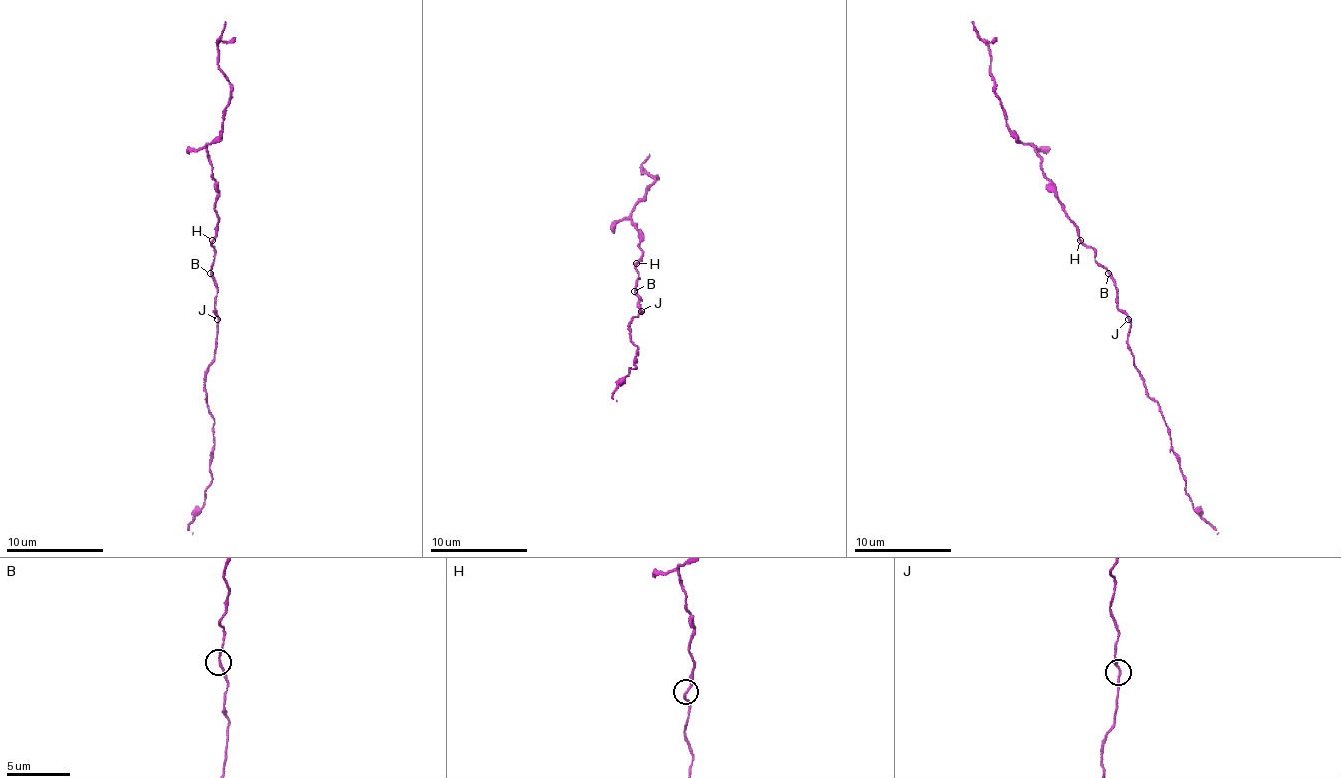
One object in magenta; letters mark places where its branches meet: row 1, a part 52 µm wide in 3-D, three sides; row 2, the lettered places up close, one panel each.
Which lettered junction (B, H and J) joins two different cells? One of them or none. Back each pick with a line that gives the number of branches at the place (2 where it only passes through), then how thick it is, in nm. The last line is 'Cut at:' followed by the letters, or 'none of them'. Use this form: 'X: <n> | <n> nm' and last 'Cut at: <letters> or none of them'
Cut at: none of them

